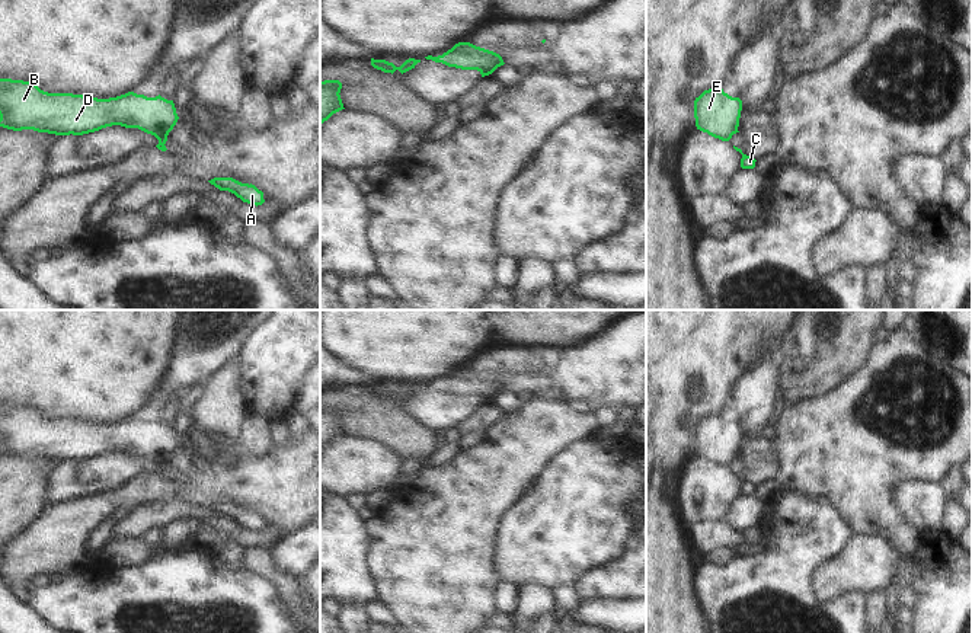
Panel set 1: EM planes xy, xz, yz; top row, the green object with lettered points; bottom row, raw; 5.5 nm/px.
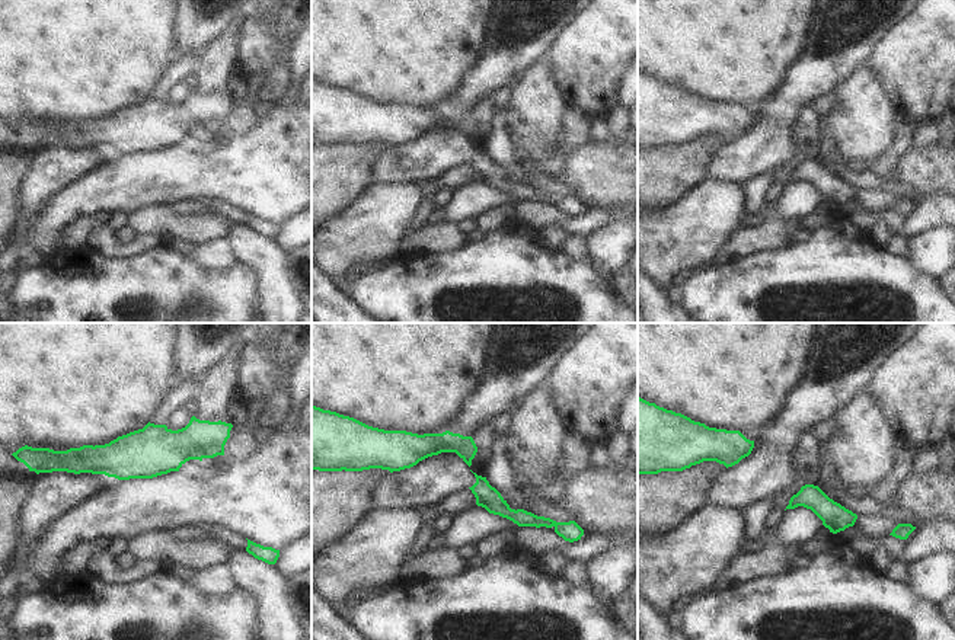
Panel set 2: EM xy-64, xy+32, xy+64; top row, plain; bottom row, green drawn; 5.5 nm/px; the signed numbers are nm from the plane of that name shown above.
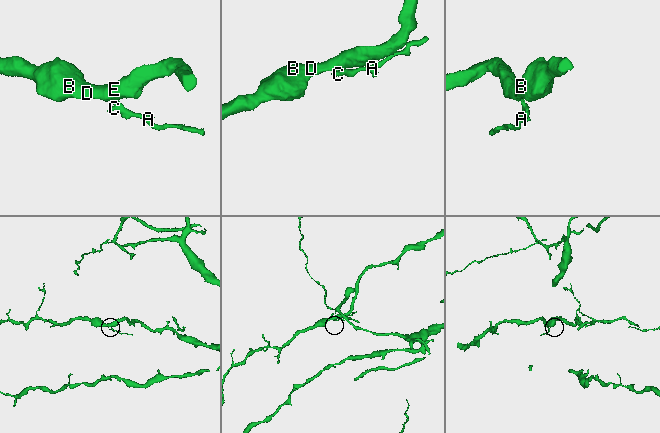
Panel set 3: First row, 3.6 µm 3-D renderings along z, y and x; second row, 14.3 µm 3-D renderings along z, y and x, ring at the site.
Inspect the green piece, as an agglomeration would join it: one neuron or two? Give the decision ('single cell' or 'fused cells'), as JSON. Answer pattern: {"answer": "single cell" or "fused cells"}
{"answer": "fused cells"}

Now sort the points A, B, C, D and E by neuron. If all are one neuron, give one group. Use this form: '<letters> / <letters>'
A C / B D E

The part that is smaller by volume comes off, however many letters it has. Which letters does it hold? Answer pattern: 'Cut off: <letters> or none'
Cut off: A, C

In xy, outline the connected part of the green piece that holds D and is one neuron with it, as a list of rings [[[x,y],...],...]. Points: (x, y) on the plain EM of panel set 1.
[[[0,405],[0,453],[55,461],[83,461],[106,453],[138,454],[167,464],[179,442],[173,426],[128,418],[97,425],[73,419],[48,419],[35,409]]]

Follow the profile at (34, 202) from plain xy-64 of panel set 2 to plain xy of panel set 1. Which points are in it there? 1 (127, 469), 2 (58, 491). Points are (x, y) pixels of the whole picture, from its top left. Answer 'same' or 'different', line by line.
1: same
2: same

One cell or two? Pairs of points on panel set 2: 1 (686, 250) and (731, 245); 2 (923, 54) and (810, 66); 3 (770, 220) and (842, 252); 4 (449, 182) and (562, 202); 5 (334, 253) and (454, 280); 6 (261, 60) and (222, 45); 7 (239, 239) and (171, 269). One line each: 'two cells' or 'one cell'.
1: two cells
2: two cells
3: two cells
4: two cells
5: two cells
6: two cells
7: two cells

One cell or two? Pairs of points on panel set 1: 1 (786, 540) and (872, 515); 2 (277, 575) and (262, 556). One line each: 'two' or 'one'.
1: two
2: one

